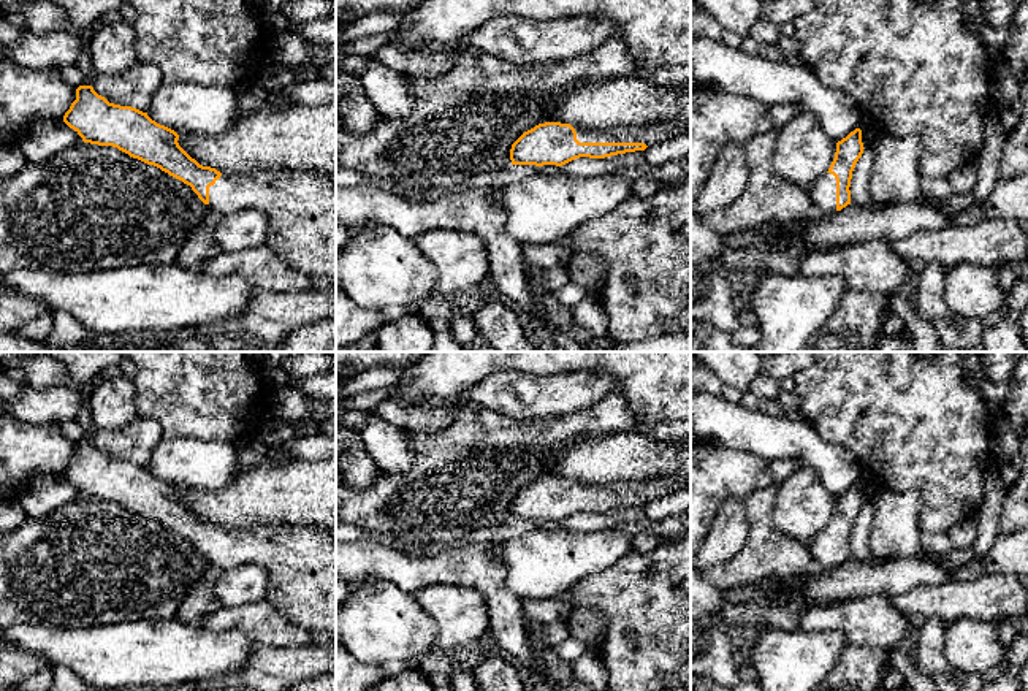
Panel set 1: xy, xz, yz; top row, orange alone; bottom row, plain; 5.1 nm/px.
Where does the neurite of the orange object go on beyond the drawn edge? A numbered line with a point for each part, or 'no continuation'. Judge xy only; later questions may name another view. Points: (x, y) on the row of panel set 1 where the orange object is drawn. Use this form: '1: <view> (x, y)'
1: xy (301, 205)

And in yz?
1: yz (822, 192)

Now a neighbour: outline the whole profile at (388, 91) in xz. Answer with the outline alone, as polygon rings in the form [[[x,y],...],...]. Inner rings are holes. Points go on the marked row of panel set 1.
[[[371,59],[366,71],[361,74],[361,84],[380,117],[401,119],[413,109],[409,78],[390,70],[375,59]]]

